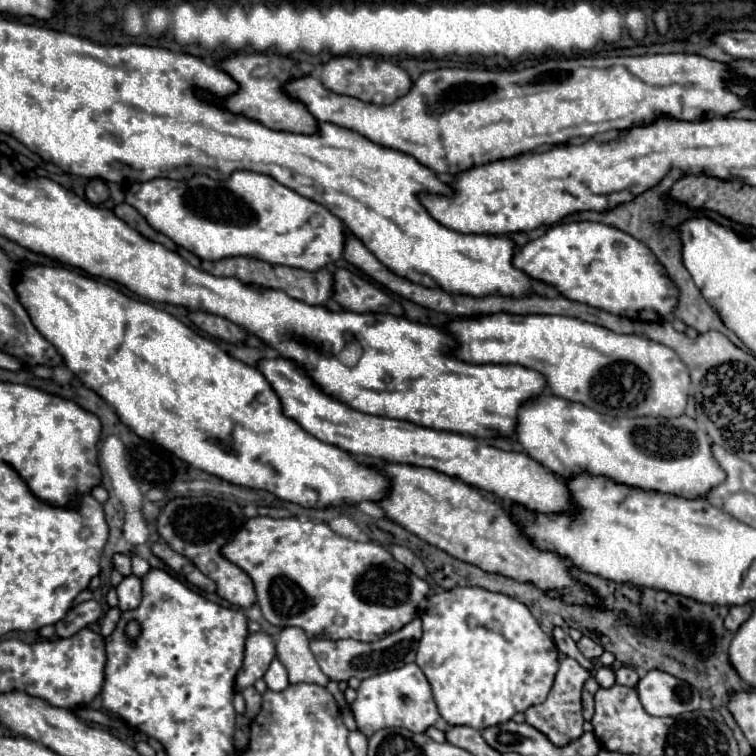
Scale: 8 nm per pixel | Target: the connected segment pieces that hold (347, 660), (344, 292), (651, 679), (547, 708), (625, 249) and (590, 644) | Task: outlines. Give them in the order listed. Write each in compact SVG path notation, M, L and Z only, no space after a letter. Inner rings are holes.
M415 618L413 622L409 622L407 626L403 626L401 630L387 634L385 638L377 640L377 642L357 642L357 640L327 640L327 638L313 638L309 642L311 652L317 658L319 668L335 682L341 680L349 680L349 678L371 678L375 674L381 672L389 672L395 670L399 666L405 666L409 662L415 662L415 654L421 642L423 630L421 630L421 620Z
M337 268L335 270L335 302L351 312L385 312L403 316L405 310L399 302L391 300L383 290L373 286L371 282L363 280L361 276L353 274L351 270Z
M651 670L637 684L643 708L651 716L677 716L699 708L701 696L687 682L673 678L667 672Z
M563 658L559 664L559 672L555 676L555 684L553 684L547 700L539 706L531 706L525 712L527 724L537 728L541 734L545 734L549 738L549 742L557 748L575 742L575 738L581 738L581 734L583 734L585 720L583 720L583 706L581 706L581 690L589 676L591 676L591 672L581 668L573 658Z
M597 222L555 224L547 228L543 236L529 240L523 248L519 248L513 256L513 266L525 272L529 278L555 288L559 294L571 298L573 302L581 302L611 314L621 314L639 322L655 322L661 316L673 312L677 304L677 288L665 276L663 266L659 264L655 254L633 236L607 224L597 224Z
M583 636L583 638L577 642L577 646L579 646L579 650L583 652L583 656L589 658L589 660L599 658L599 656L603 654L603 648L601 648L597 642L593 642L589 636Z

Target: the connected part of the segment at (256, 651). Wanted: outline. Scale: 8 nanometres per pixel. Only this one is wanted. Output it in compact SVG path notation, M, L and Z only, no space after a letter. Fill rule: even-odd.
M255 632L249 634L247 642L245 642L245 660L243 666L237 674L237 690L253 686L255 680L263 678L263 674L267 672L269 664L275 660L275 642L269 634L265 632Z

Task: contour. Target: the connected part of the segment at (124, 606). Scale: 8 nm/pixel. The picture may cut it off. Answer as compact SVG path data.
M127 576L123 582L117 586L117 596L119 596L119 610L135 610L141 602L141 580L137 576Z

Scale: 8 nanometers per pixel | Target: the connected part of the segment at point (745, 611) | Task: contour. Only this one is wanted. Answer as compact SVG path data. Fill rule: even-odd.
M743 604L743 606L731 606L731 610L729 610L727 618L725 618L727 630L735 632L749 616L751 616L751 606L749 606L749 604Z

